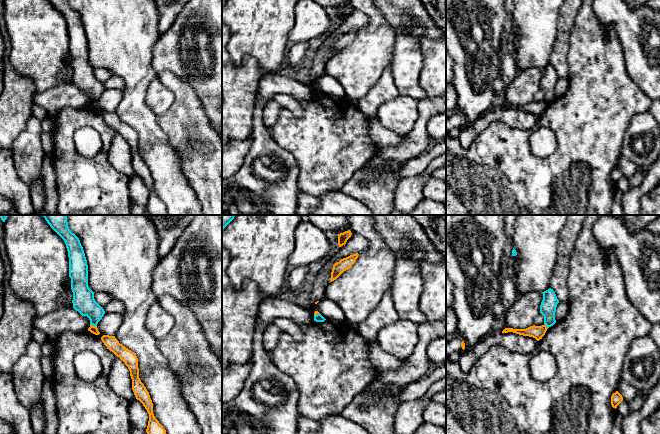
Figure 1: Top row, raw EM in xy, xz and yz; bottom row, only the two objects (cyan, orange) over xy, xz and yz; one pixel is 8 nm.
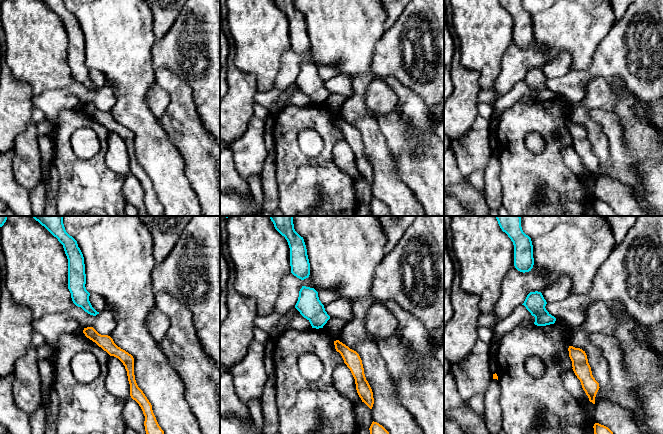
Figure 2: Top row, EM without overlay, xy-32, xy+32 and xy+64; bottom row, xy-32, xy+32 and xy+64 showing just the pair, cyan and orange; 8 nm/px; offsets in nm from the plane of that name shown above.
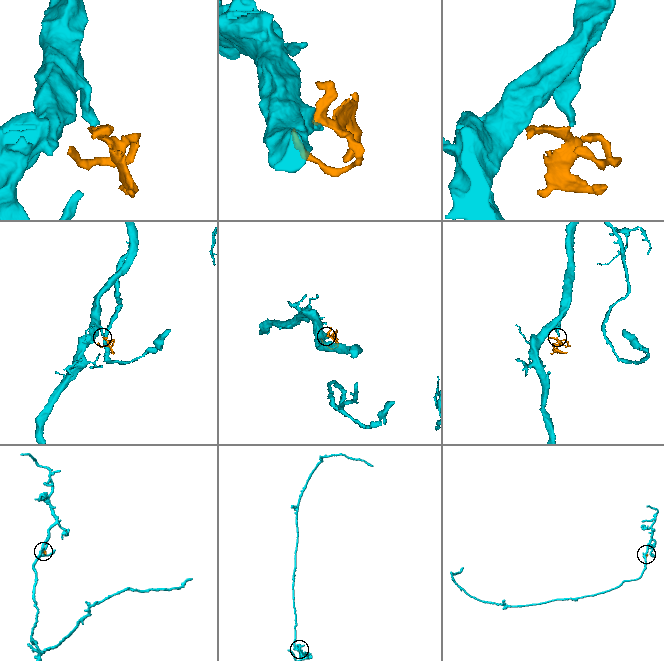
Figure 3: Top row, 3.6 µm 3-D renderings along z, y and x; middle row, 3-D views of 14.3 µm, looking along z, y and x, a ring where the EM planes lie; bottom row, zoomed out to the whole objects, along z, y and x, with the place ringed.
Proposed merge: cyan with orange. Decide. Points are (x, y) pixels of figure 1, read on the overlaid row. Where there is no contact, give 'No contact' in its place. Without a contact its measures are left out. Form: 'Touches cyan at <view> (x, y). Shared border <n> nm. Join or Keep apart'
Touches cyan at xy (93, 325). Shared border 60 nm. Keep apart

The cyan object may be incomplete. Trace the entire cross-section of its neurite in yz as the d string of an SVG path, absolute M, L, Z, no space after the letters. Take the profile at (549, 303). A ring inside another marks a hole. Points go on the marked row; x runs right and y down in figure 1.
M551 288L542 293L543 300L540 305L540 313L544 316L544 325L549 328L556 323L555 312L559 300L557 299L555 292Z

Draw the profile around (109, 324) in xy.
M105 312L102 319L98 322L98 331L103 335L115 336L122 323L120 314Z

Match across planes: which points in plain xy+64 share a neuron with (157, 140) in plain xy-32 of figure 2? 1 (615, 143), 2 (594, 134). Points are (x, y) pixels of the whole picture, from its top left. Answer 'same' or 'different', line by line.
1: different
2: same

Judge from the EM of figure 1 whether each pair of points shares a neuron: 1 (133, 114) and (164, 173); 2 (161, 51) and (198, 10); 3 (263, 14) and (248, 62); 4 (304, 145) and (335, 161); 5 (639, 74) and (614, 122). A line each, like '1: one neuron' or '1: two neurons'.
1: one neuron
2: one neuron
3: two neurons
4: one neuron
5: two neurons

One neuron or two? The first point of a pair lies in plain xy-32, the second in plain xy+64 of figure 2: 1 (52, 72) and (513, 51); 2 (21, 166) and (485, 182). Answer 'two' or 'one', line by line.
1: two
2: two

